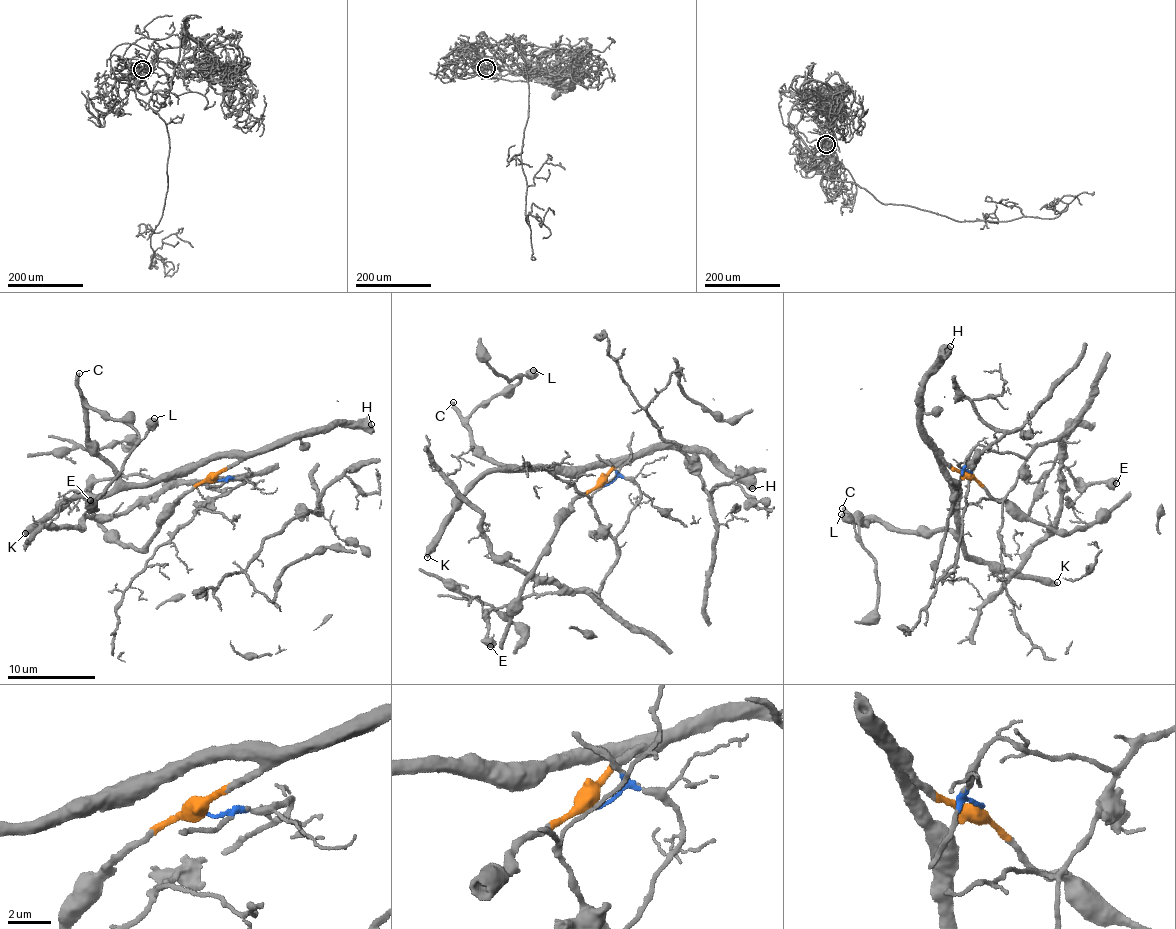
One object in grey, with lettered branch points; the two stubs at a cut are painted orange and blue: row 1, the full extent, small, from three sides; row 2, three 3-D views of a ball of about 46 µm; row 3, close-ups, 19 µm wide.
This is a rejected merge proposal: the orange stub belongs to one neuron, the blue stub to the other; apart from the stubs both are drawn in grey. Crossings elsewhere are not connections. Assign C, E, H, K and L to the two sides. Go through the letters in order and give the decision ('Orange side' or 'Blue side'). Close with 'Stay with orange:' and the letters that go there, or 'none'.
C: Orange side
E: Blue side
H: Orange side
K: Orange side
L: Orange side
Stay with orange: C, H, K, L

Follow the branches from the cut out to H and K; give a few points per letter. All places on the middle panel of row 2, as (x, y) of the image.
H: (603, 484), (603, 478), (624, 461), (671, 449), (708, 451), (721, 467), (741, 475), (753, 489)
K: (603, 484), (603, 477), (620, 461), (598, 460), (583, 466), (491, 469), (467, 493), (426, 558)

